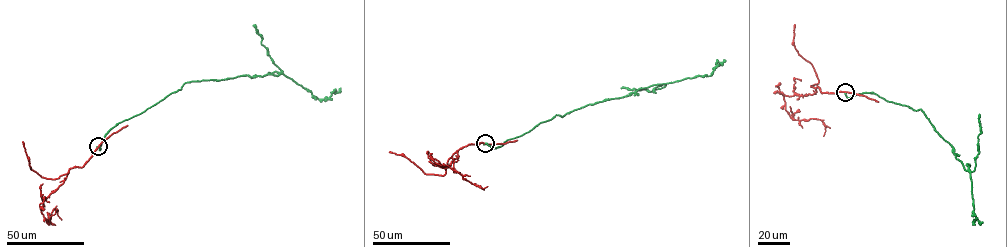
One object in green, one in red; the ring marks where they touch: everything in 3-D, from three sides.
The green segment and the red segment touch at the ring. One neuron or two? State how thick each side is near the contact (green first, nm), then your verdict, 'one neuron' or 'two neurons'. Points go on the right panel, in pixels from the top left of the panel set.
600 nm thick on the green side, 320 nm on the other; two neurons

